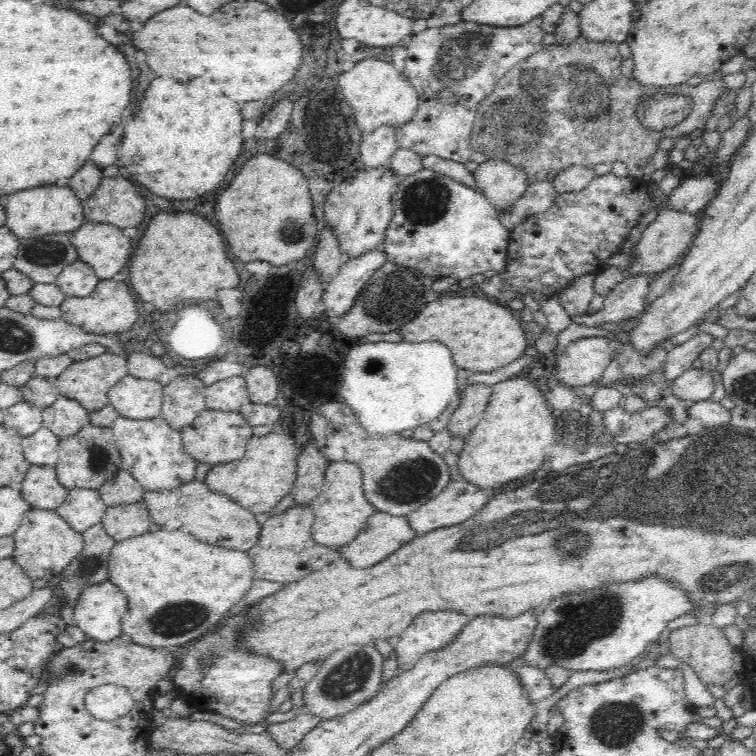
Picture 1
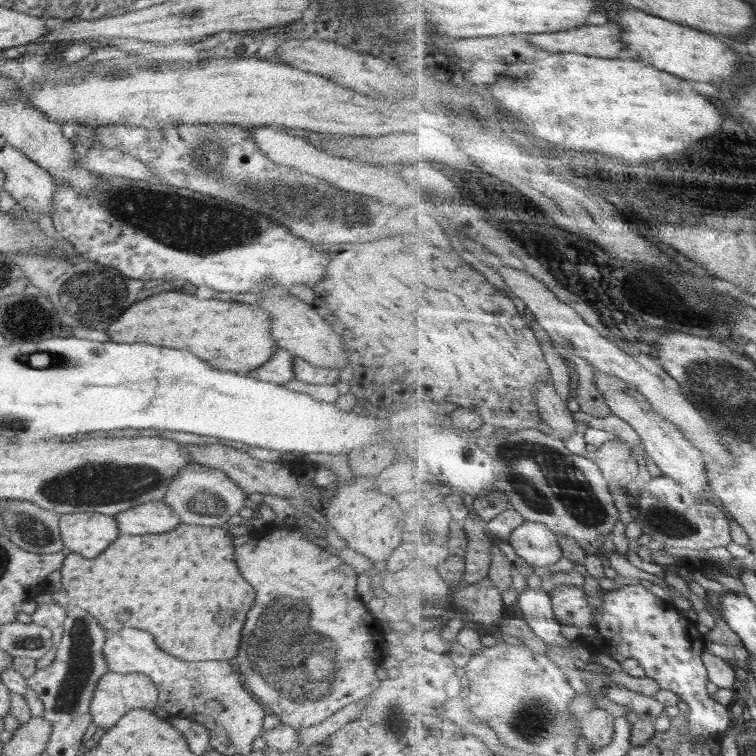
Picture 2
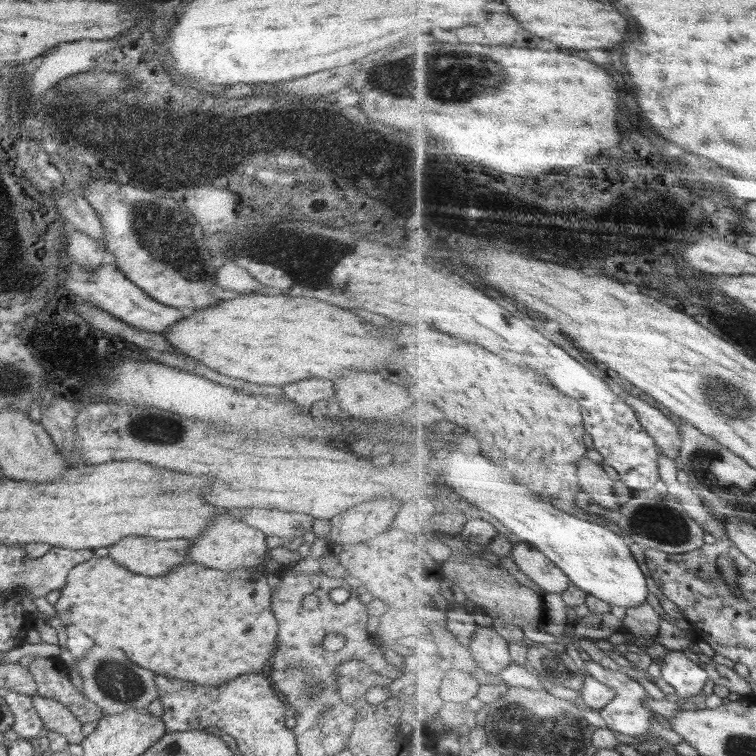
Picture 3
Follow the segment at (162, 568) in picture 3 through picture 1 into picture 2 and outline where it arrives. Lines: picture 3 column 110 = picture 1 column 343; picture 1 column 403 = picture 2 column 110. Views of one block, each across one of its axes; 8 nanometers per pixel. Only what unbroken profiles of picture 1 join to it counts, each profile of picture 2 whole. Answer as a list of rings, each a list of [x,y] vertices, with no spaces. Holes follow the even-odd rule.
[[[61,513],[59,527],[62,541],[72,553],[81,554],[83,558],[97,558],[106,551],[106,548],[120,535],[118,521],[105,514],[98,513]]]

